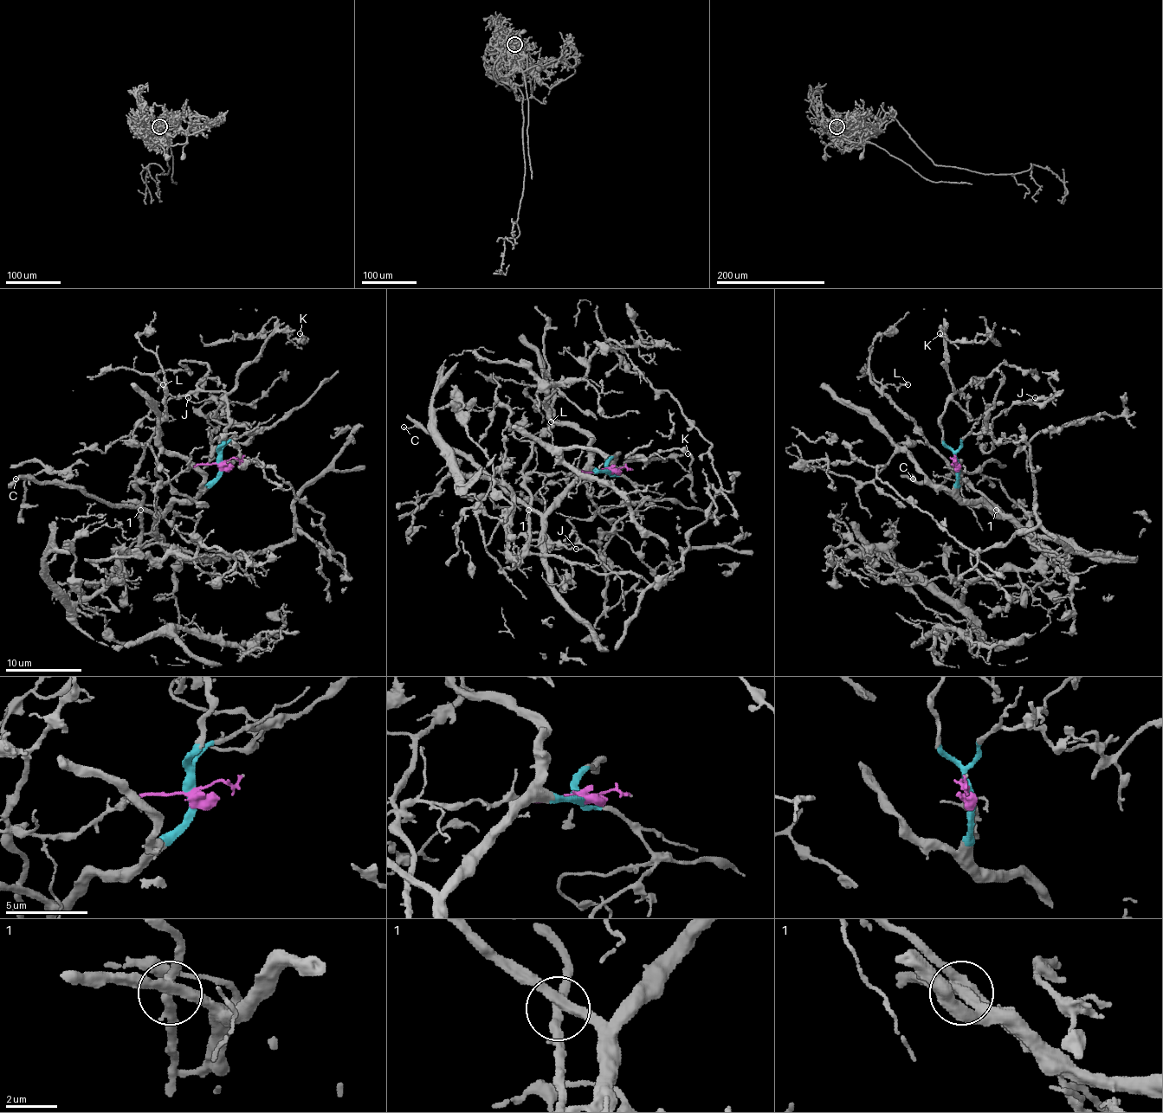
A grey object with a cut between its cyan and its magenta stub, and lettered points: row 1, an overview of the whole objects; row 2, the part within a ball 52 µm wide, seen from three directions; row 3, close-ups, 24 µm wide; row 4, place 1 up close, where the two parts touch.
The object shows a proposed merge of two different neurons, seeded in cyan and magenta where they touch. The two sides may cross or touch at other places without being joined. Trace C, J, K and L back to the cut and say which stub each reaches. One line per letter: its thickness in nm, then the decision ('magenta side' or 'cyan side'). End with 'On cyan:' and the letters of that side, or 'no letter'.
C: calibre 170 nm; cyan side
J: calibre 130 nm; cyan side
K: calibre 150 nm; cyan side
L: calibre 160 nm; magenta side
On cyan: C, J, K

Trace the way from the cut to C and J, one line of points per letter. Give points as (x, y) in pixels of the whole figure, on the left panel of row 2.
C: (221, 464), (218, 475), (192, 500), (173, 500), (158, 515), (108, 506), (76, 487), (29, 475), (16, 479)
J: (221, 464), (221, 451), (230, 441), (253, 432), (211, 416), (224, 403), (188, 397)

